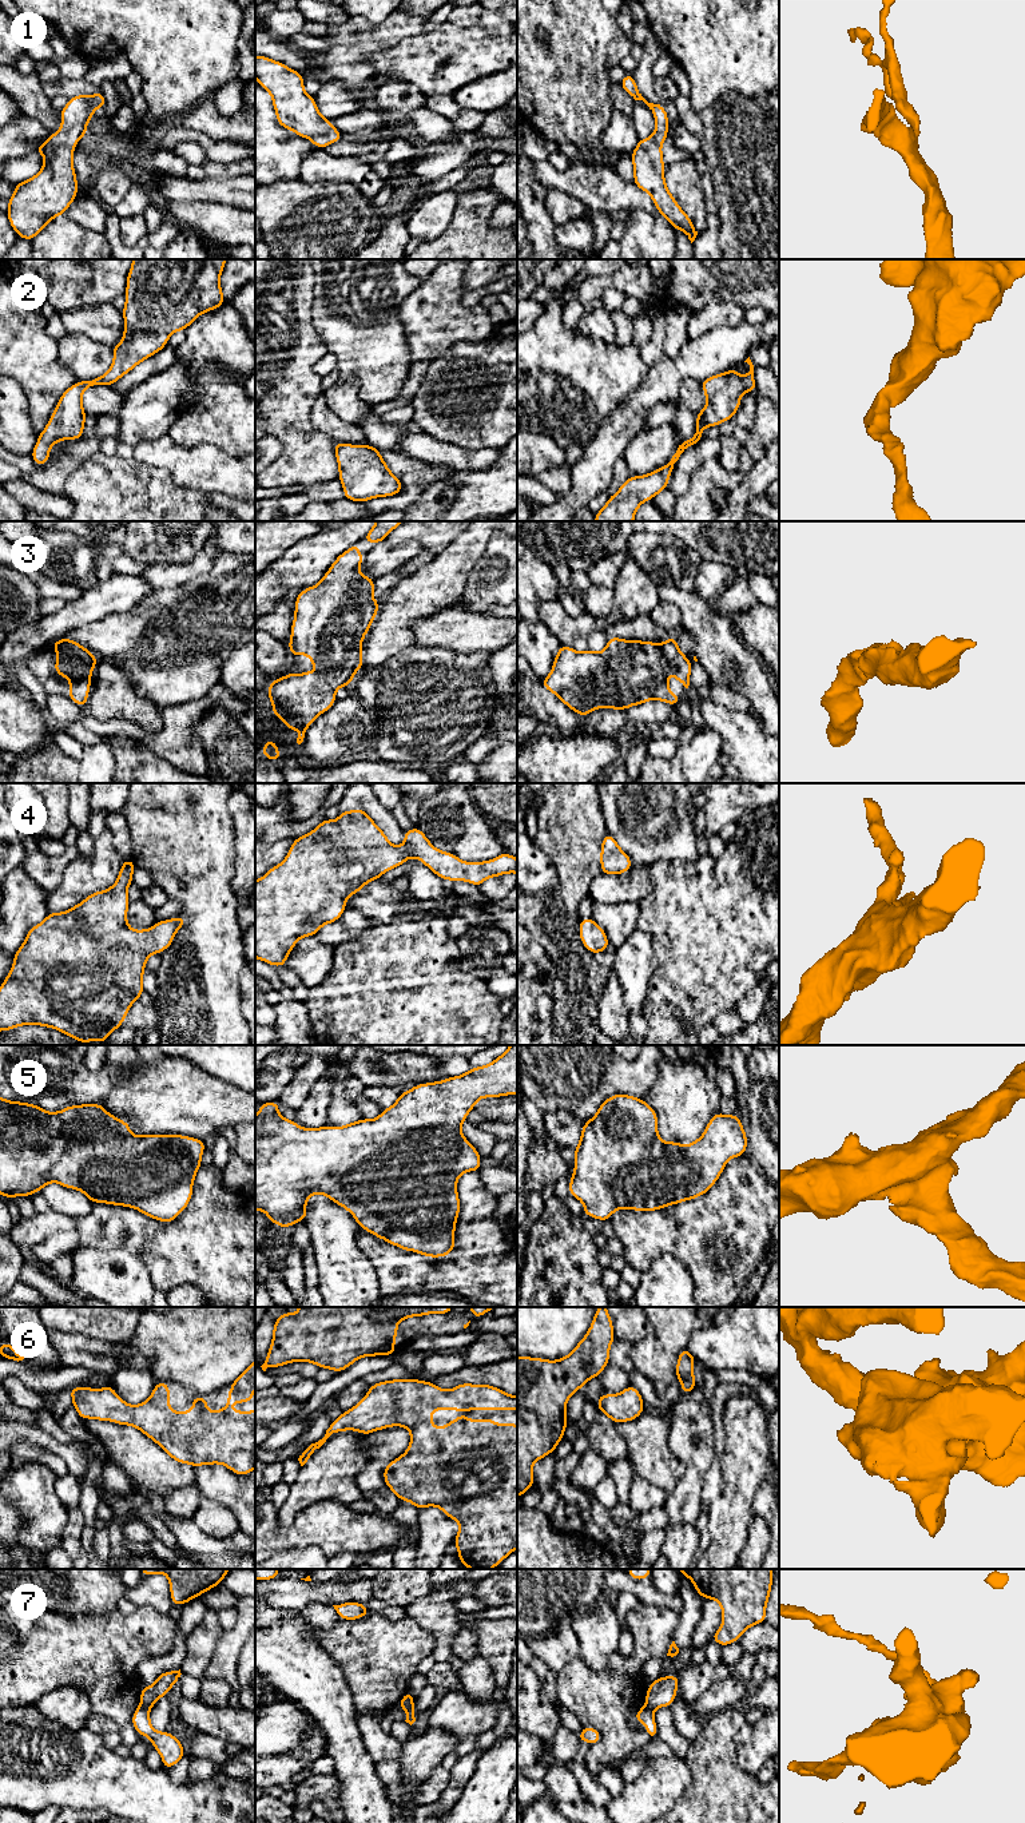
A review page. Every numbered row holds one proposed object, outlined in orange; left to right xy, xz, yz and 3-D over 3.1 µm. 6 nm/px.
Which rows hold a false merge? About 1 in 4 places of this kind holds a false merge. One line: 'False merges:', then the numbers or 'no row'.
False merges: 7

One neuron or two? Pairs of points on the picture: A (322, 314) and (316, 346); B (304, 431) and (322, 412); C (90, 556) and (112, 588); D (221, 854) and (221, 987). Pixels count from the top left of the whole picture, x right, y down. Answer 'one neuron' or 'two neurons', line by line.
A: two neurons
B: two neurons
C: two neurons
D: one neuron

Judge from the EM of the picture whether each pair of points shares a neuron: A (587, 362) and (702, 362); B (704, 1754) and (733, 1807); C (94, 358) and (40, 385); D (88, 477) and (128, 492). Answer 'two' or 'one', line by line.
A: two
B: one
C: two
D: one

